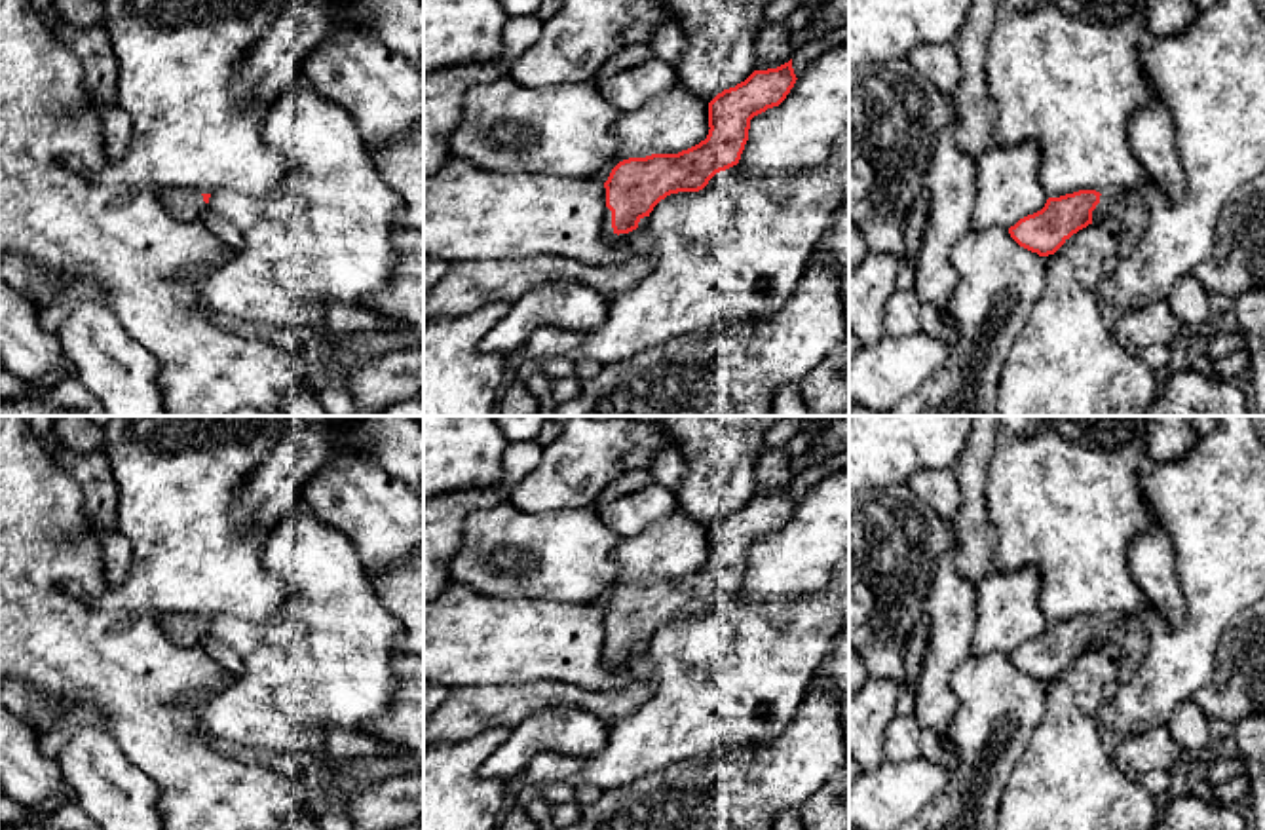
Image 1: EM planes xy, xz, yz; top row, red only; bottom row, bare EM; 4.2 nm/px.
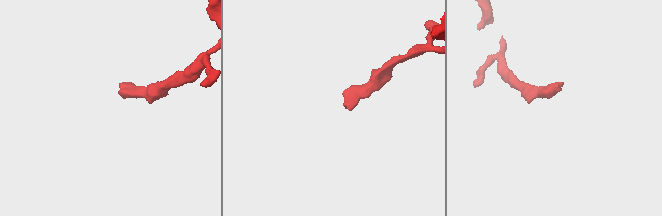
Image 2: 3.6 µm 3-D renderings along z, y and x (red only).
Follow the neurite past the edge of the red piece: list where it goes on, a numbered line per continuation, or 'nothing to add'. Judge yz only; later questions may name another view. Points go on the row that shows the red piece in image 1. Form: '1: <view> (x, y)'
1: yz (1129, 207)

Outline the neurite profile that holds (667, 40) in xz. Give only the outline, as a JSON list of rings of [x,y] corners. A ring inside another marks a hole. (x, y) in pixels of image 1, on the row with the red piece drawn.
[[[676,21],[657,27],[650,38],[653,57],[674,65],[678,55],[688,49],[688,40]]]

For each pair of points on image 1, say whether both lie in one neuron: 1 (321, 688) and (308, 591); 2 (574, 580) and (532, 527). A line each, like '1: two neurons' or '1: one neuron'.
1: one neuron
2: one neuron

